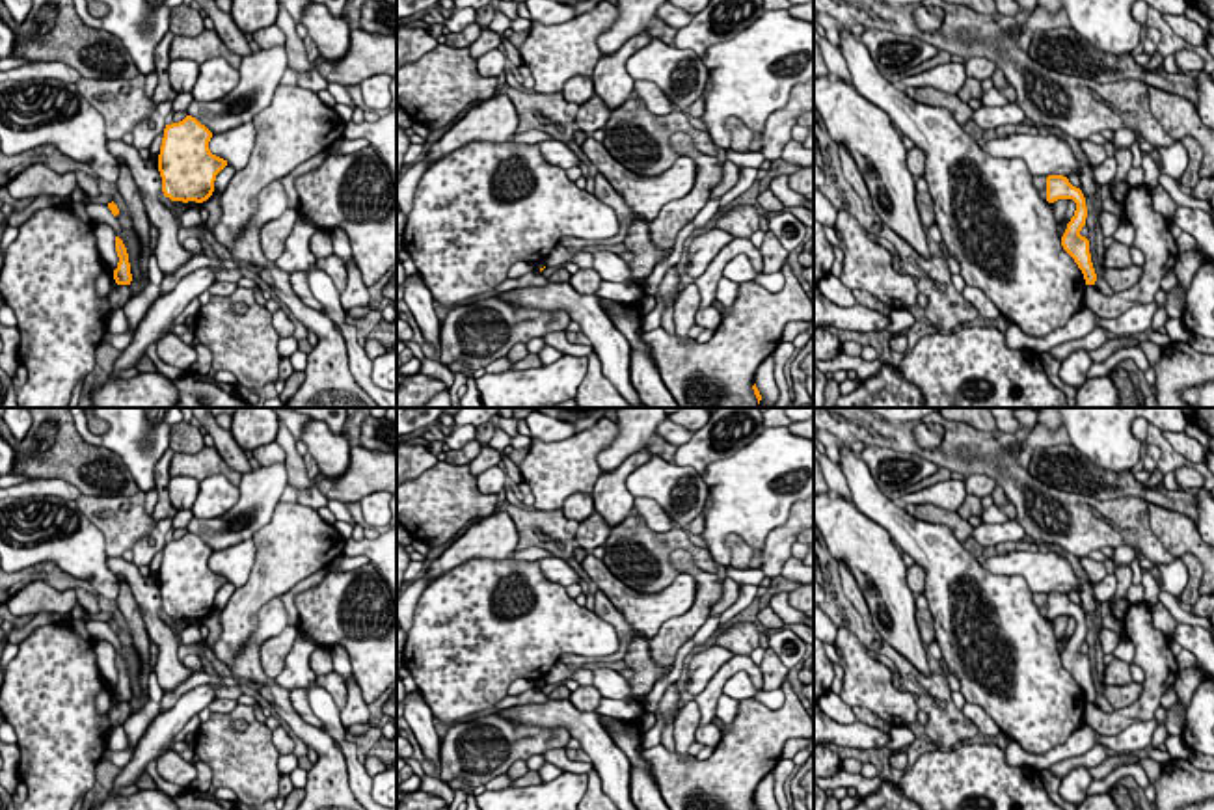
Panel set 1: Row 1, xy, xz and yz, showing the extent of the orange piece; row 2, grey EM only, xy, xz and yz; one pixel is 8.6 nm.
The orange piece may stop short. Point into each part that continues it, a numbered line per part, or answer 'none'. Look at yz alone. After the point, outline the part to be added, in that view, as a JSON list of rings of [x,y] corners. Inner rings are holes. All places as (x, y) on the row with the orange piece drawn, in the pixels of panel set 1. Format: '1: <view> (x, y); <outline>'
none

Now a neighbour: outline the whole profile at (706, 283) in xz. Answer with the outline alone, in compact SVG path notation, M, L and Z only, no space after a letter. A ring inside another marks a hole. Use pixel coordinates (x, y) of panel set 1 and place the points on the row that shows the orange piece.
M732 238L719 253L717 257L708 264L706 272L695 279L698 292L700 292L700 307L704 309L711 305L717 300L717 283L722 277L724 266L735 257L735 255L747 255L752 268L762 274L763 270L763 259L760 253L760 248L756 248L750 238Z

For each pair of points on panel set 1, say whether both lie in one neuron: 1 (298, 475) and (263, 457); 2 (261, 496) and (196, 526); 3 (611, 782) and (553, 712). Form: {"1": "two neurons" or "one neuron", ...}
{"1": "two neurons", "2": "one neuron", "3": "one neuron"}

